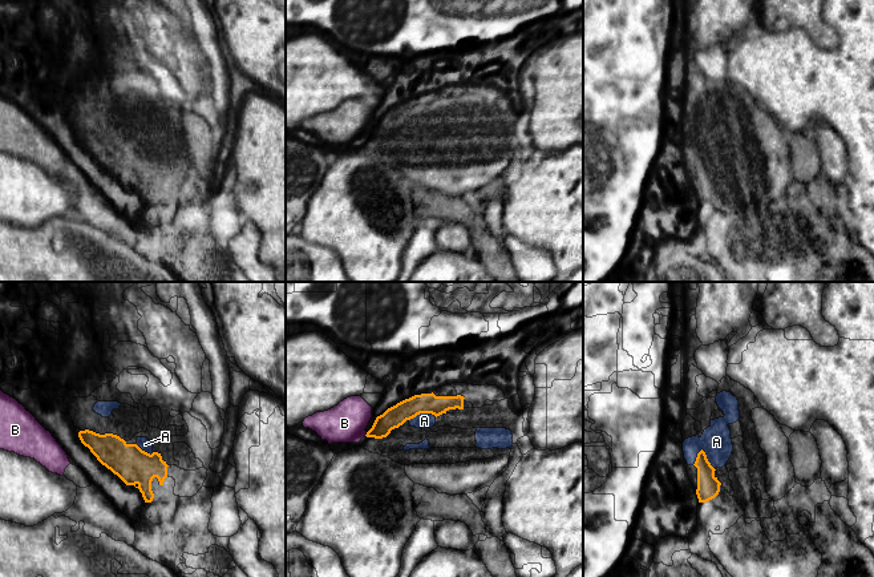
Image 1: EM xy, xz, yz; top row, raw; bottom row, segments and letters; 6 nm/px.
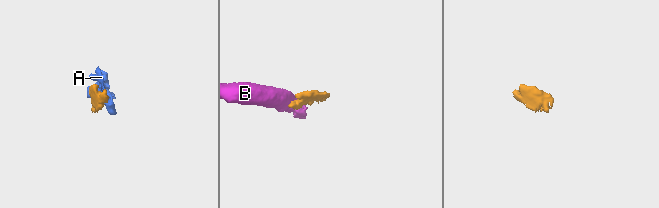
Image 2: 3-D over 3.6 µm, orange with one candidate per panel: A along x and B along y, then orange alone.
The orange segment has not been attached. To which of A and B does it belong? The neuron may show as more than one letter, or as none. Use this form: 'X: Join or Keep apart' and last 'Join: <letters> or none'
A: Join
B: Keep apart
Join: A

